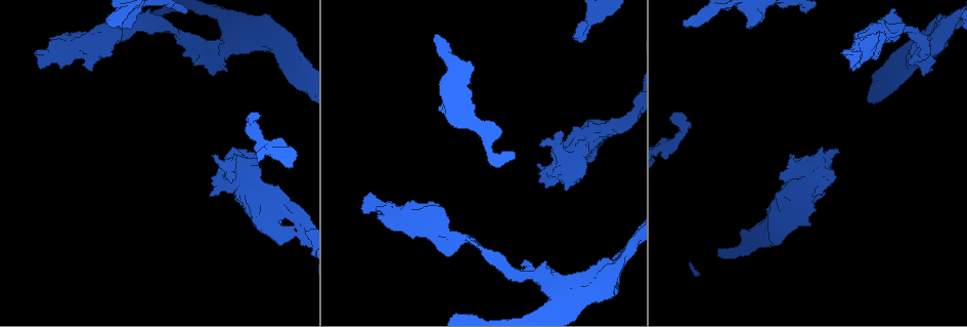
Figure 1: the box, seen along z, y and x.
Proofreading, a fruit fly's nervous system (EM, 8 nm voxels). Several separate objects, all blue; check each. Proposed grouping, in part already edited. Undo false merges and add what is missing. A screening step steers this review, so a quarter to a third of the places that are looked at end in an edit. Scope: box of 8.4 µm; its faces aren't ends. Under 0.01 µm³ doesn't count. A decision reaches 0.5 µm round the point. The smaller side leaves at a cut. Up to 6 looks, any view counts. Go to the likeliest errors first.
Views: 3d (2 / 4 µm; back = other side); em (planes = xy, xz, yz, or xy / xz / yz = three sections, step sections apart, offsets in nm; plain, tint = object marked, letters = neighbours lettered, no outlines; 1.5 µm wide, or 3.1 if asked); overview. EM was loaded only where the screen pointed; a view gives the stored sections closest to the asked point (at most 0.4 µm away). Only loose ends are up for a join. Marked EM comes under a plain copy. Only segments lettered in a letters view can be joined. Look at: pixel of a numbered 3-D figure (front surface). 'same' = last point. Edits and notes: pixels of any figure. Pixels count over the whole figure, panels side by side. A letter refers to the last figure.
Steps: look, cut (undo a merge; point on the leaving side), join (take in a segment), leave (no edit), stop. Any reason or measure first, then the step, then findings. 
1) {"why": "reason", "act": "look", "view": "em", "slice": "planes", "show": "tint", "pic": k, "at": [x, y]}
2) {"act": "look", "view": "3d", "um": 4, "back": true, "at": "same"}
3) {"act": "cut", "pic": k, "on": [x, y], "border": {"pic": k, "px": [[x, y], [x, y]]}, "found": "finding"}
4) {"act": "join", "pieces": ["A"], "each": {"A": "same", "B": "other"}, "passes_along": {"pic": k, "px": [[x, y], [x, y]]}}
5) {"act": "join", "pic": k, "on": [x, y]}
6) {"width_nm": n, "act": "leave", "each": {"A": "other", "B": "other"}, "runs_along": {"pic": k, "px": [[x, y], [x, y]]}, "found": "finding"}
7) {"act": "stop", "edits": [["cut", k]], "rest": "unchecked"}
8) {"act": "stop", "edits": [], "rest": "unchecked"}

{"why": "branch stops here", "act": "look", "view": "3d", "um": 2, "back": true, "pic": 1, "at": [684, 25]}

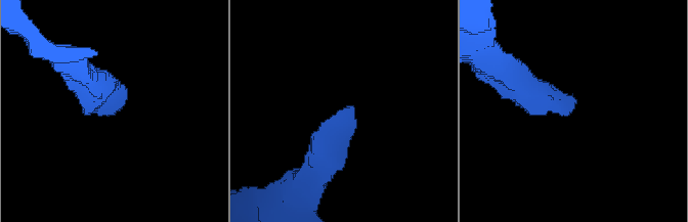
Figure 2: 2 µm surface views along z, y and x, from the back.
{"act": "look", "view": "em", "slice": "xy", "step": 8, "show": "letters", "pic": 2, "at": [574, 107]}

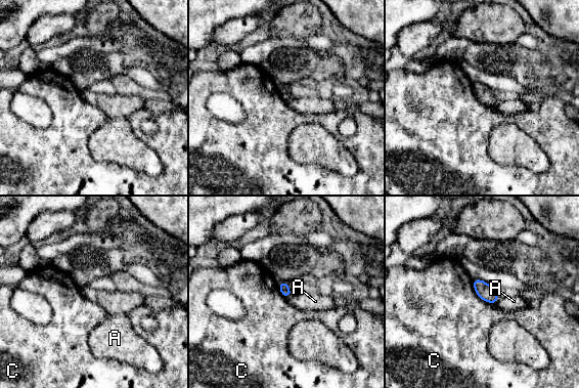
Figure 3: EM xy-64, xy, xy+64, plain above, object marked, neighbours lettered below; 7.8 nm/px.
{"act": "leave", "each": {"A": "other", "C": "other"}, "border": {"pic": 3, "px": [[292, 293], [284, 297]]}, "found": "no lettered segment goes on from it"}

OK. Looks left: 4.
{"why": "an open end", "act": "look", "view": "em", "slice": "planes", "show": "tint", "pic": 1, "at": [364, 208]}

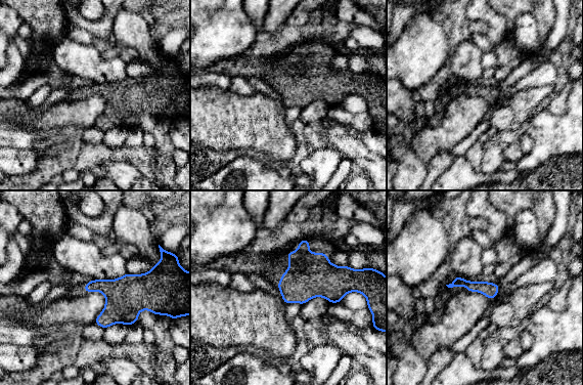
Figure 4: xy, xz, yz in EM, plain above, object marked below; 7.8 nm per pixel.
{"act": "look", "view": "em", "slice": "planes", "show": "letters", "at": "same"}

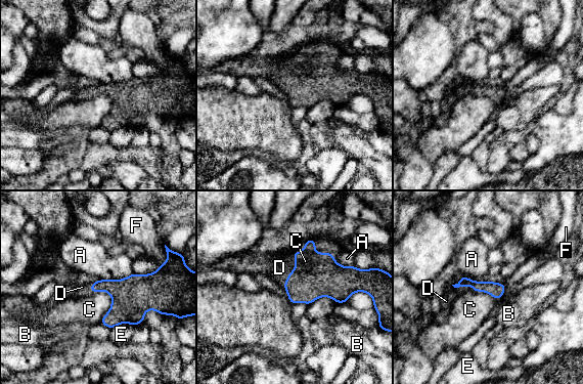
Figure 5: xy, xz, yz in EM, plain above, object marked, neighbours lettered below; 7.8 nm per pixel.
{"act": "join", "pieces": ["D"], "each": {"A": "other", "B": "other", "C": "other", "D": "same", "E": "other", "F": "other"}, "passes_along": {"pic": 5, "px": [[320, 276], [288, 274], [279, 267]]}, "found": "it goes on there"}

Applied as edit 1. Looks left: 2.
{"why": "redraw", "act": "look", "view": "overview"}

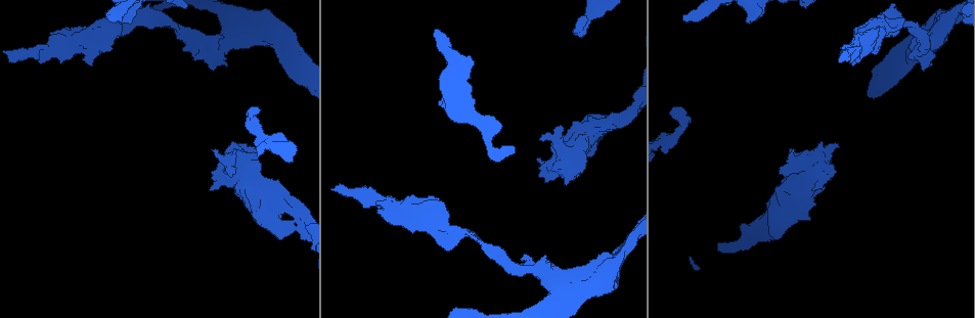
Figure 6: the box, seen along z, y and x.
{"why": "calibre changes", "act": "look", "view": "em", "slice": "planes", "show": "letters", "pic": 6, "at": [677, 133]}

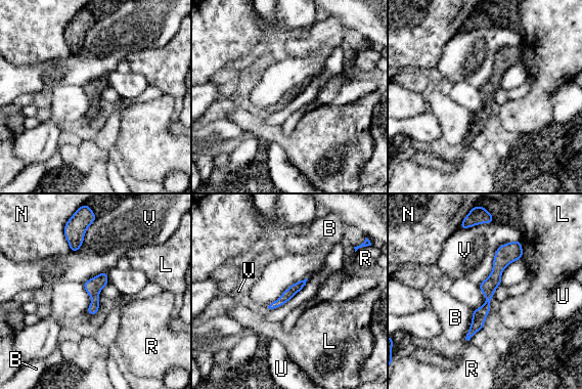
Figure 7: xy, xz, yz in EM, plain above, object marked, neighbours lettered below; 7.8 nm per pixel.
{"width_nm": 80, "act": "leave", "each": {"B": "other", "L": "other", "N": "other", "R": "other", "U": "other", "V": "other"}, "found": "one neuron here"}

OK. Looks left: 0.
{"act": "stop", "edits": [["join", 5]], "rest": "unchecked"}

